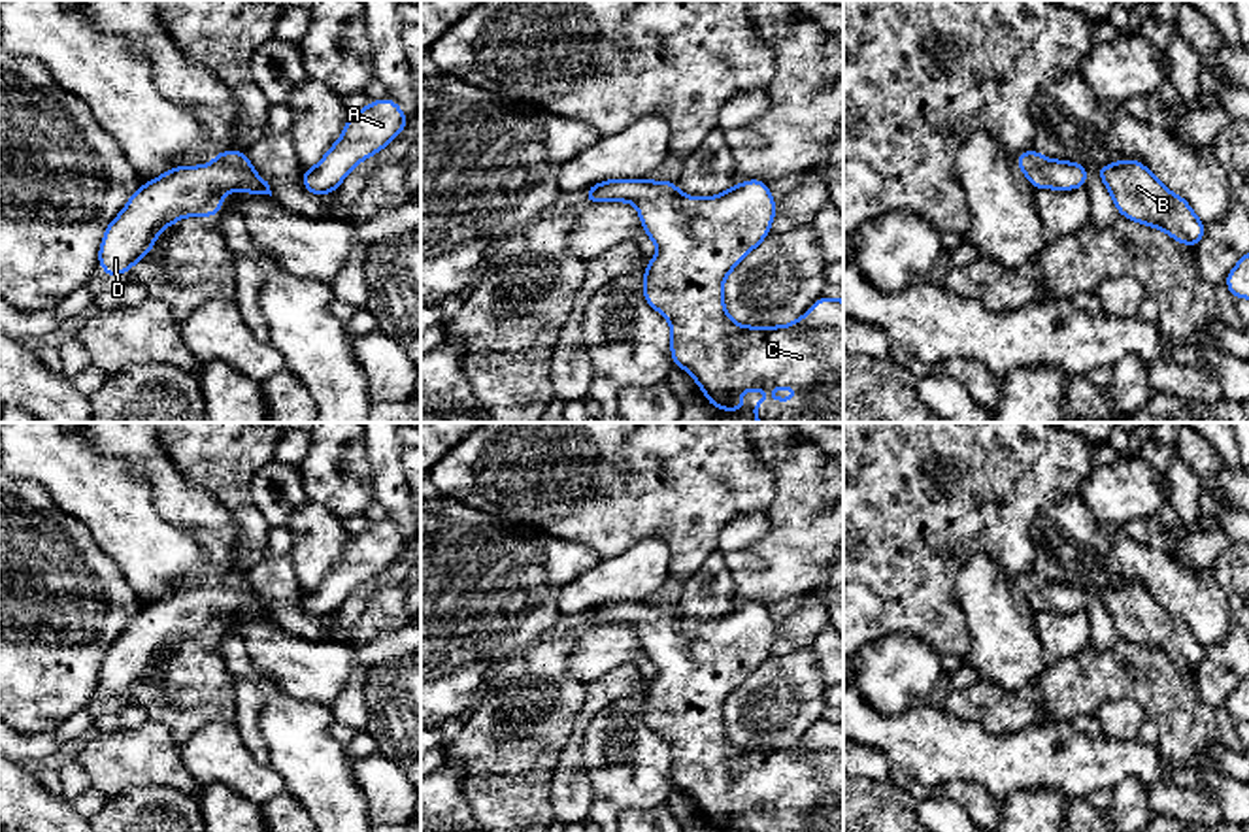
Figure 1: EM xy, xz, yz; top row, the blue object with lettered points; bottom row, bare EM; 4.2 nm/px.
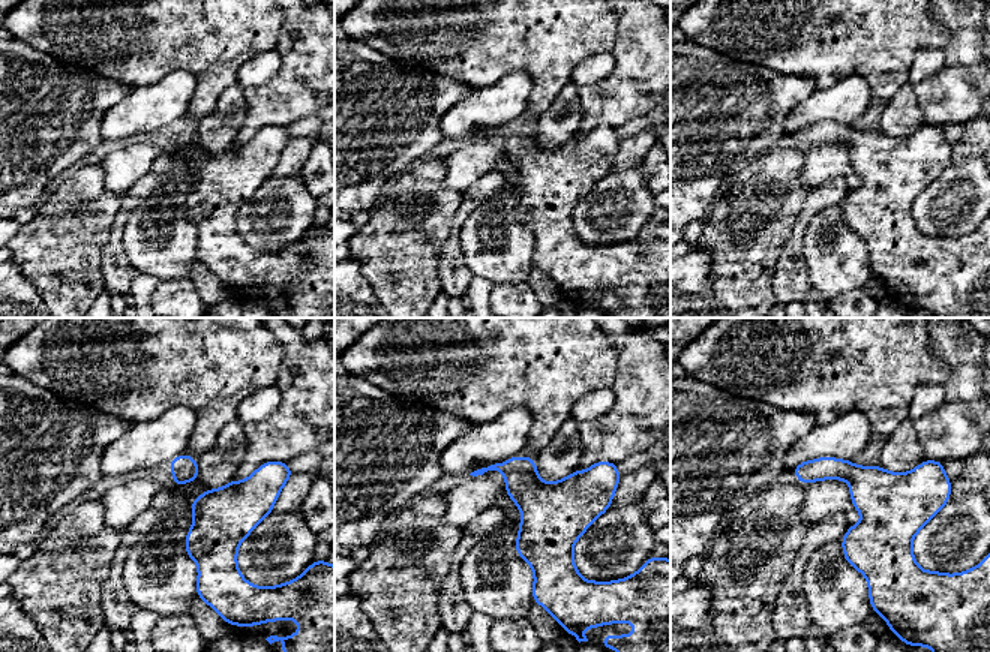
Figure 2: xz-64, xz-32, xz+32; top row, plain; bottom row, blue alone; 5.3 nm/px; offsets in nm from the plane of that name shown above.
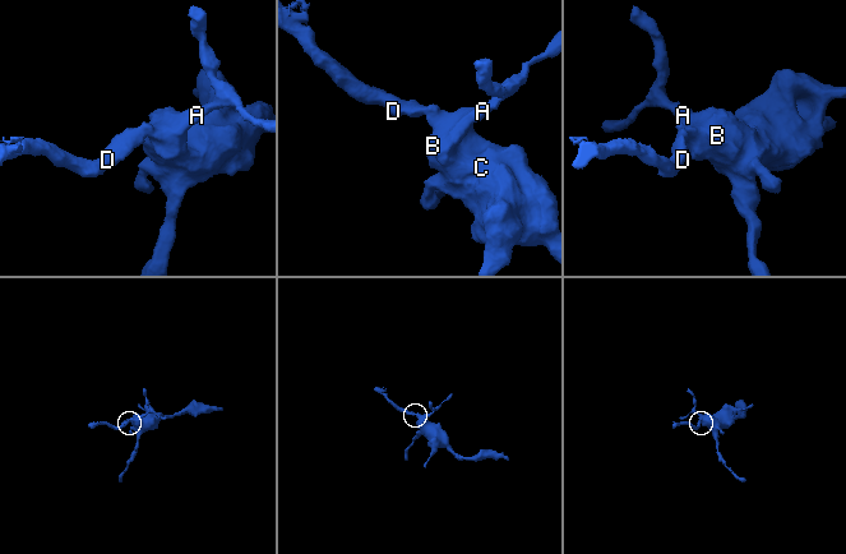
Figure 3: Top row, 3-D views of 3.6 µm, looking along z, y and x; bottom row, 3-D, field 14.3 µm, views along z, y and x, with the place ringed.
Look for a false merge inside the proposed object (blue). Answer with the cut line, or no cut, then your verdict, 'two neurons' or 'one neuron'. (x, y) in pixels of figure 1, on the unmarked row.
cut none; one neuron

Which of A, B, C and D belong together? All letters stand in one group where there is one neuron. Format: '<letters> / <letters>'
A B C D

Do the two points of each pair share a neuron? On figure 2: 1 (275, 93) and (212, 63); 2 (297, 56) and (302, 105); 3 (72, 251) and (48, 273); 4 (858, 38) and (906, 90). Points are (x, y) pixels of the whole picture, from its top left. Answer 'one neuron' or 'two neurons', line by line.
1: two neurons
2: one neuron
3: one neuron
4: two neurons

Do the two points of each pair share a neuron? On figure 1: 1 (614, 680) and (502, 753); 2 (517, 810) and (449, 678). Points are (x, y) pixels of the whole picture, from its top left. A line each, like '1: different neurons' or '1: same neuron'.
1: different neurons
2: different neurons

